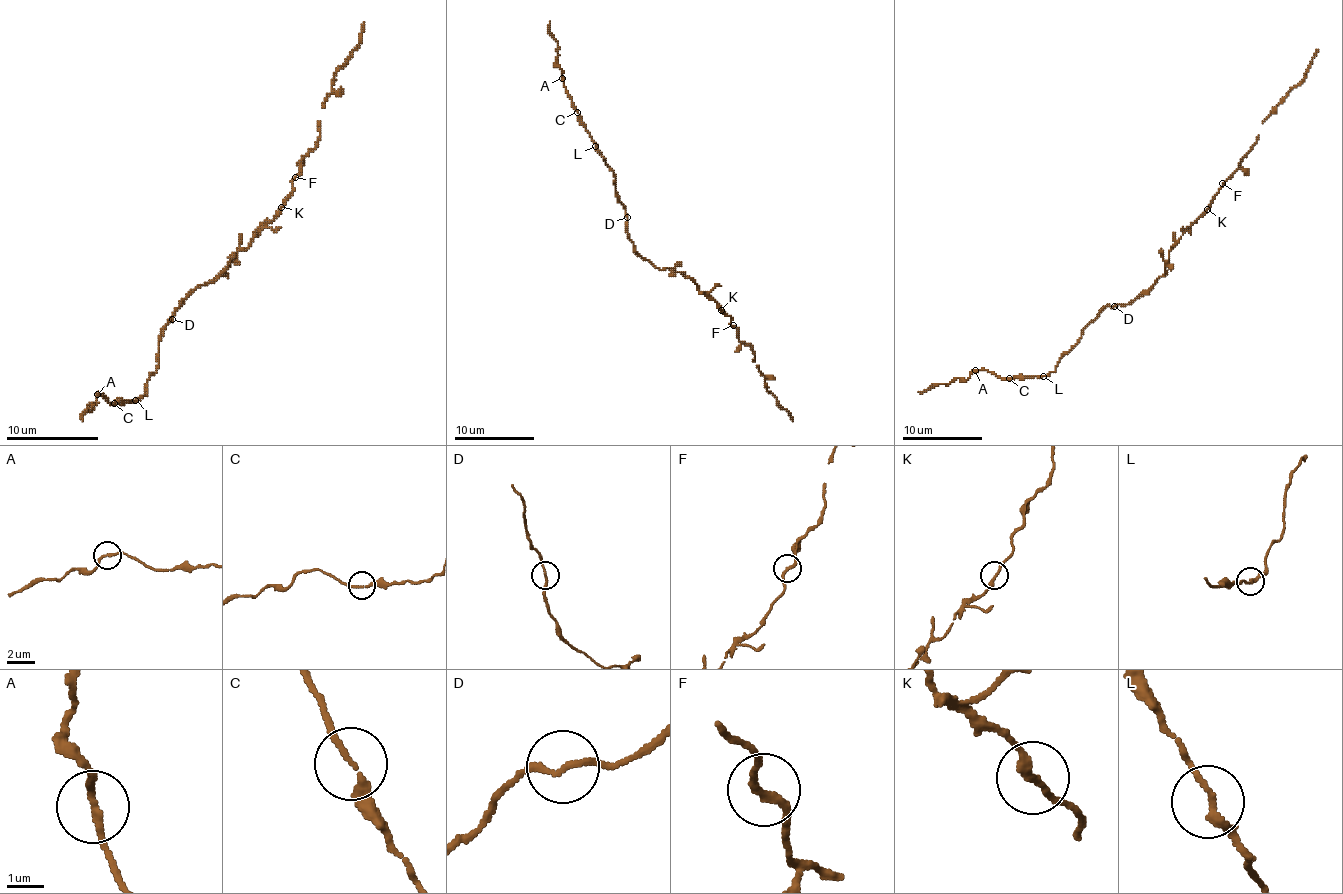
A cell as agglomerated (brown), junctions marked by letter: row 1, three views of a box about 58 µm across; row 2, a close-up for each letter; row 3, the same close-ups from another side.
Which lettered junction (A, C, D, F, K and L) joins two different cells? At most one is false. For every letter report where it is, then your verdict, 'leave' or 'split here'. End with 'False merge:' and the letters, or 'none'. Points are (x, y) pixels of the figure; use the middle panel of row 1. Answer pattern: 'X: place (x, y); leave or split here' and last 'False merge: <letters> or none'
A: place (562, 78); leave
C: place (577, 112); leave
D: place (627, 217); leave
F: place (733, 325); leave
K: place (721, 310); leave
L: place (595, 146); leave
False merge: none

